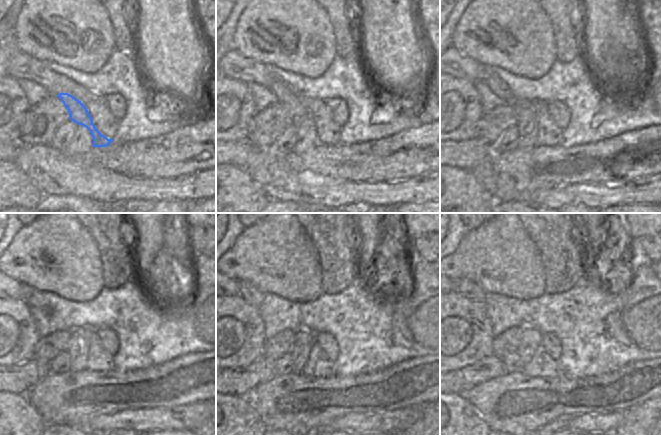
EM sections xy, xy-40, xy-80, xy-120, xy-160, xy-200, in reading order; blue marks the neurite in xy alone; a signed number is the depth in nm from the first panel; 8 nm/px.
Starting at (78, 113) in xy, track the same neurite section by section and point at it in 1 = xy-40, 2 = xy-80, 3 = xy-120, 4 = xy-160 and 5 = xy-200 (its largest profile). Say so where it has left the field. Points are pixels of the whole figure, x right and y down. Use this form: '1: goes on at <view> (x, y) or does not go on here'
1: goes on at xy-40 (284, 95)
2: goes on at xy-80 (499, 87)
3: goes on at xy-120 (33, 298)
4: goes on at xy-160 (251, 294)
5: goes on at xy-200 (470, 290)

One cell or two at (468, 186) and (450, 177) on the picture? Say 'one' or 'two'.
one

